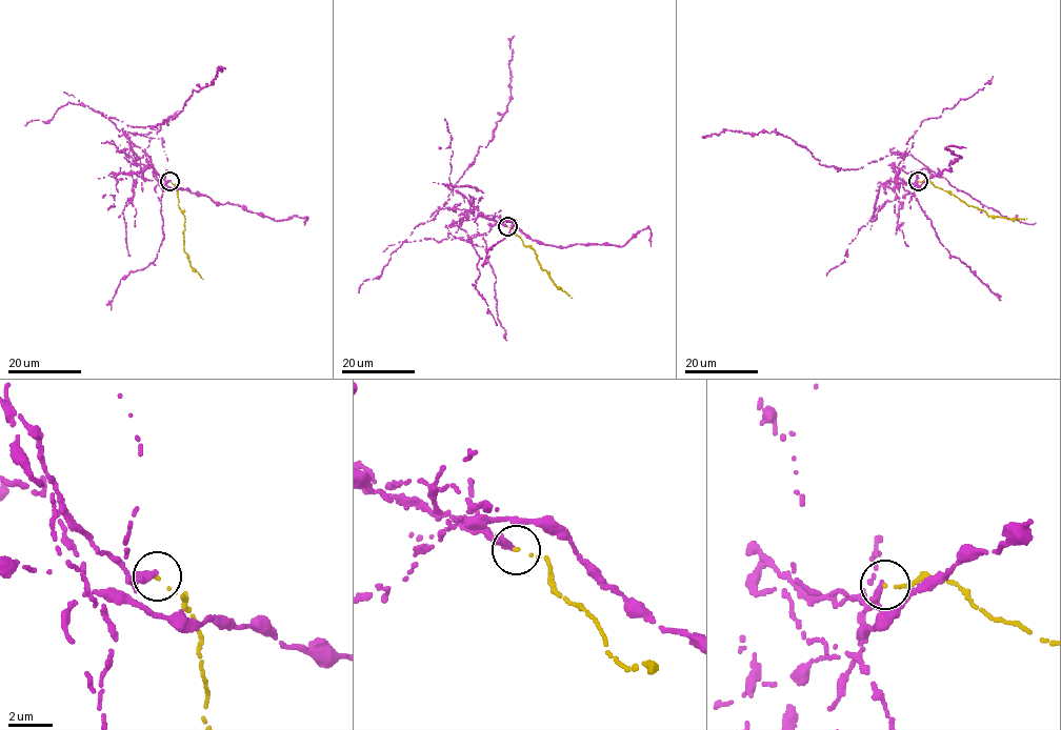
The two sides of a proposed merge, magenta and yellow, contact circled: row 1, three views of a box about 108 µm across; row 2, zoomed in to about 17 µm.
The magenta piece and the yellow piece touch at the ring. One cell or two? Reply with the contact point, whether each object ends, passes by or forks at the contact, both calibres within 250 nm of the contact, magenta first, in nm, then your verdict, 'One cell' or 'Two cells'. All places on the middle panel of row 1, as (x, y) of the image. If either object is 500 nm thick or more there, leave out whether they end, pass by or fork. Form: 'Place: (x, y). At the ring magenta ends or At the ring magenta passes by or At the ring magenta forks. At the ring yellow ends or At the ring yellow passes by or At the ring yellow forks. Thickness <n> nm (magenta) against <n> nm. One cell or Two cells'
Place: (507, 226). At the ring magenta ends. At the ring yellow ends. Thickness 360 nm (magenta) against 110 nm. Two cells

